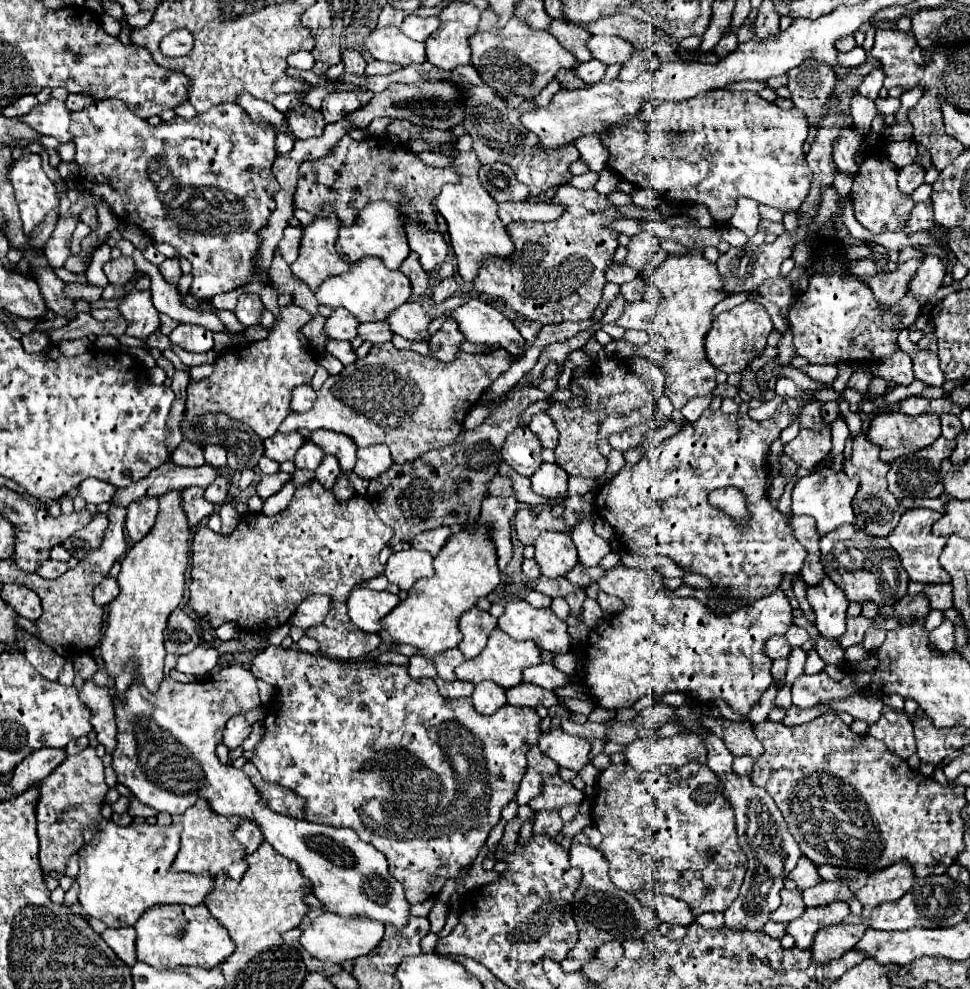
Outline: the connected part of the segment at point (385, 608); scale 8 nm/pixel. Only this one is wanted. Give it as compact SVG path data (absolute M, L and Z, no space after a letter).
M356 588L348 598L348 614L352 624L366 632L382 632L382 618L398 606L400 598L390 592Z

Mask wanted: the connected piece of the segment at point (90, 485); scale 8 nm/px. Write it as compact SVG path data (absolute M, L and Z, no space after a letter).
M88 478L80 484L80 496L90 502L90 504L100 504L100 502L110 502L114 496L116 488L108 482L96 480L96 478Z

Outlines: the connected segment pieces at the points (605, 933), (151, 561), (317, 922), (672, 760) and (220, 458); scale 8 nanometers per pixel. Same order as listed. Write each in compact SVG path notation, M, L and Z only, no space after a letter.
M572 844L570 848L570 866L576 866L582 870L582 884L574 894L574 918L580 930L580 940L576 948L572 948L562 962L562 968L566 972L580 970L590 958L596 956L598 948L604 942L626 942L626 940L638 940L644 938L650 930L650 920L656 916L654 910L650 910L646 904L642 904L634 894L618 890L610 876L608 876L608 864L604 862L604 856L592 848L582 844Z
M172 490L168 494L162 494L158 498L160 502L160 512L156 518L156 524L152 530L130 550L124 552L122 556L122 570L118 574L118 584L120 584L120 594L110 602L110 614L108 622L104 628L104 636L100 642L100 652L104 660L104 670L116 678L116 690L124 692L130 682L142 680L148 690L156 690L156 686L164 678L164 628L168 622L168 616L172 614L174 608L182 602L182 592L184 592L184 572L188 566L188 540L190 540L190 526L186 520L186 512L182 508L182 498L180 490Z
M324 912L322 916L314 918L312 924L302 932L302 946L318 960L328 960L328 962L336 962L342 964L346 960L356 960L368 952L372 952L384 934L384 924L380 924L378 920L366 918L366 916L340 916L334 912Z
M676 734L672 738L658 738L656 742L652 742L650 738L638 738L626 746L624 756L626 756L626 762L636 770L652 770L652 768L662 766L662 764L680 768L688 762L706 764L706 746L698 734Z
M208 444L208 446L204 446L204 456L206 456L206 464L210 464L210 466L216 466L216 468L226 466L226 450L224 450L224 446Z

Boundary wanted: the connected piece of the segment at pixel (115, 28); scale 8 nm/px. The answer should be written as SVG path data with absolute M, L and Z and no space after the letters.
M107 14L102 15L101 24L104 28L104 31L111 36L117 37L122 29L122 23Z

